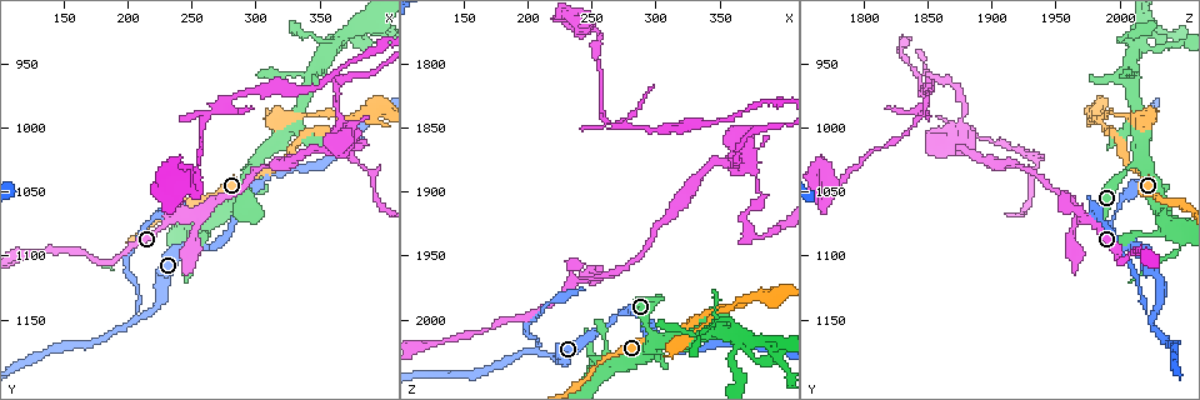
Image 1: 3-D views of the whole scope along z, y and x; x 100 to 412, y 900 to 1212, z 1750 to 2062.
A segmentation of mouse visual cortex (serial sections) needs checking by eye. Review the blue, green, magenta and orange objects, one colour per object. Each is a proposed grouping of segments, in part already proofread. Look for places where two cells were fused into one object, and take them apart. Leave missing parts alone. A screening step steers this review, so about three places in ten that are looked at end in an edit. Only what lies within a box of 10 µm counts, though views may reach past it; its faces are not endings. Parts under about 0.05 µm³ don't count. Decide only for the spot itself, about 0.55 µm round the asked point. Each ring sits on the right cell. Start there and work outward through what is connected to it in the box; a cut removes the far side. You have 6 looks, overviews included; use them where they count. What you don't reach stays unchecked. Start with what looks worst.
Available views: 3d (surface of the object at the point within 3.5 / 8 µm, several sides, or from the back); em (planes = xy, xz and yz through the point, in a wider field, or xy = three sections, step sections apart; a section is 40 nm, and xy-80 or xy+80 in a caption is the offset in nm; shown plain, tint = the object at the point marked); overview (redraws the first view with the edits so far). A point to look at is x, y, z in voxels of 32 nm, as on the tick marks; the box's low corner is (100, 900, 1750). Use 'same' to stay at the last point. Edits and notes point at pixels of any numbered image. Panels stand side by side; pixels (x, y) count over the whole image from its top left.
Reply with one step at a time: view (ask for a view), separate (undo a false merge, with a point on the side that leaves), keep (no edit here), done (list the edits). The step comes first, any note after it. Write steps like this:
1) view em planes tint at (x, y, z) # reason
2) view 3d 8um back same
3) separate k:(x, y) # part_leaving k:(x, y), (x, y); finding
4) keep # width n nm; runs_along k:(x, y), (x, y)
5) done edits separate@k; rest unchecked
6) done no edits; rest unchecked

view 3d 3.5um at (256, 1068, 1966) # two arms in line, one across

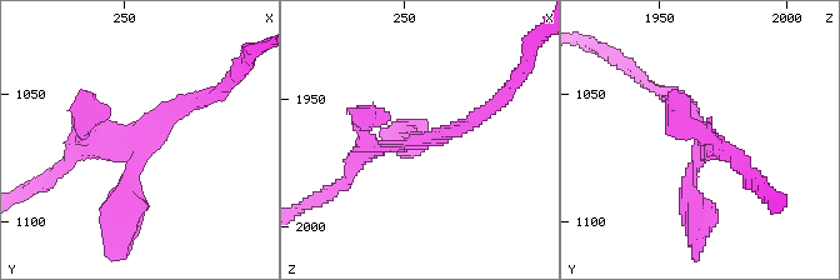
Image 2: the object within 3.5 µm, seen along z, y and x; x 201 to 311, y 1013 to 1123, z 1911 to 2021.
view em planes tint at (254, 1070, 1967) # arms 3; arm_widths 200, 200, 300 nm; now the EM

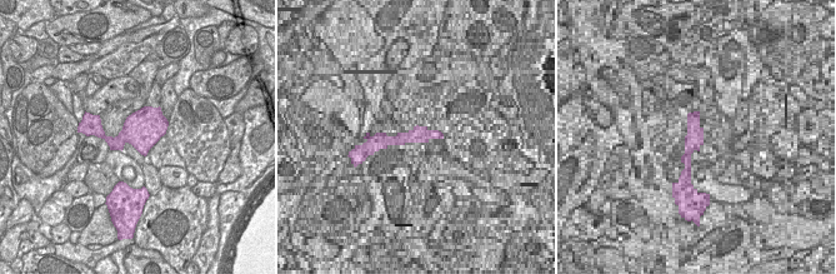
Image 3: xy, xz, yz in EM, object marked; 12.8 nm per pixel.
keep # runs_along 2:(349, 176), (375, 148), (479, 116); continuous, no second cell

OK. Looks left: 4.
view 3d 8um at (360, 1014, 1876) # four arms meet

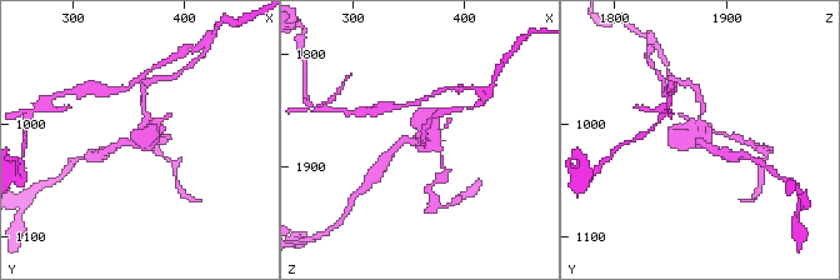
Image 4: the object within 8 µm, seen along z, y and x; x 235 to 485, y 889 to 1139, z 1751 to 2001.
view em xy step 3 tint same # arms 4; arm_widths 200, 250, 300, 450 nm; need the tissue

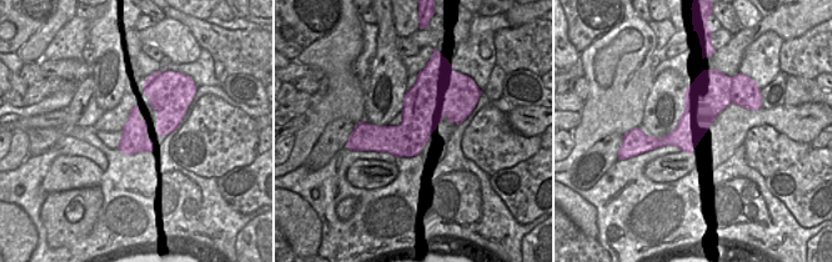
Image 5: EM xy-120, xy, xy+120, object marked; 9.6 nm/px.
separate 4:(418, 120) # part_leaving 4:(411, 140), (435, 141), (441, 160); a second cell is stuck on

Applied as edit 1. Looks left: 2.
done edits separate@4; rest unchecked

